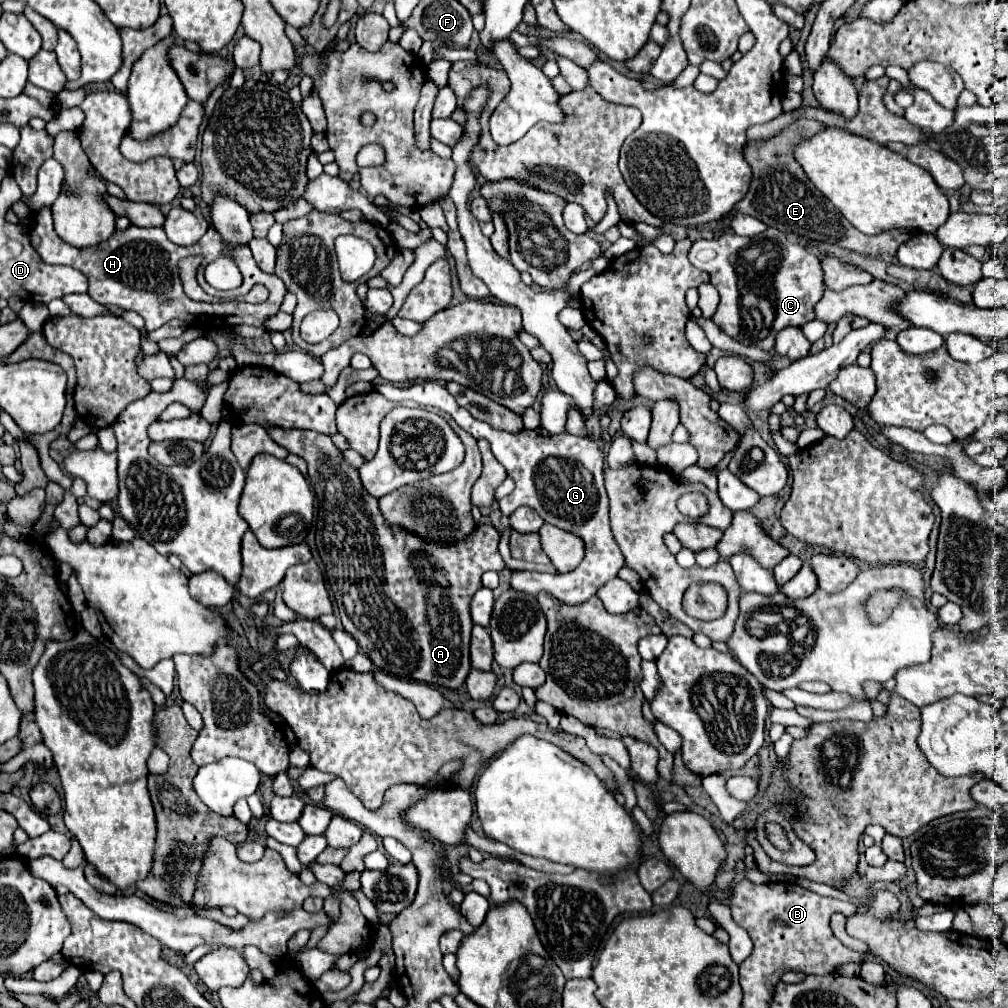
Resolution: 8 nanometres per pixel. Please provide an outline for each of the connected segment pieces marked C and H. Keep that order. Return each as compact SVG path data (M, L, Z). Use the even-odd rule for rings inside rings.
M768 228L760 236L754 236L754 240L742 238L734 232L724 232L718 238L702 238L692 244L688 258L696 268L710 272L710 282L720 292L720 304L718 304L712 320L730 338L748 340L748 346L756 346L764 352L774 352L774 338L786 326L802 326L802 324L814 320L814 304L824 294L820 260L814 254L810 254L810 250L806 246L790 244L786 234L776 228Z
M44 210L36 216L32 216L32 224L34 230L30 230L30 240L32 246L36 248L36 252L42 256L42 260L46 264L66 264L72 268L78 268L90 282L88 286L88 296L94 298L98 304L116 304L122 306L126 310L134 310L138 312L144 320L146 320L146 330L152 332L156 328L160 328L162 324L166 324L172 318L180 318L192 326L204 326L204 316L210 318L212 324L224 324L224 326L236 326L236 324L252 324L252 326L262 326L262 322L276 314L280 310L282 298L284 298L284 284L278 280L278 276L274 274L266 274L262 272L248 246L234 246L228 248L222 240L220 234L214 228L208 228L208 232L200 238L200 242L196 242L194 246L176 246L168 240L164 228L138 228L138 226L130 226L126 230L116 230L110 240L106 240L104 244L98 244L96 248L74 248L70 244L66 244L64 240L60 240L60 236L54 232L52 228L52 216L50 210ZM220 252L228 252L228 256L242 256L242 276L250 278L252 284L260 282L270 290L270 296L266 302L262 304L248 304L248 302L240 302L240 300L224 300L224 302L194 302L192 298L188 298L182 290L180 278L178 278L178 260L184 256L194 256L200 254L204 256L202 268L216 260L220 256ZM164 298L172 298L172 304L162 304Z

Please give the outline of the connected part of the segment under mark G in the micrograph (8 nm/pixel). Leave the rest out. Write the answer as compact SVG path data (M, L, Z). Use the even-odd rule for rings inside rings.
M422 382L408 388L398 388L392 384L384 384L376 388L392 402L414 400L422 406L434 406L446 414L450 414L460 428L470 432L476 440L486 438L492 446L496 460L506 468L508 476L514 480L516 488L512 494L498 500L500 512L510 516L518 506L534 508L548 524L554 524L562 530L568 530L584 540L585 556L580 566L568 574L540 574L528 570L512 570L510 584L518 592L538 594L542 590L554 594L558 600L566 604L580 604L594 596L600 586L618 576L618 570L624 566L624 556L614 540L610 518L608 518L608 496L604 488L604 454L598 444L590 438L564 434L548 434L544 428L522 430L518 434L508 434L494 430L490 424L472 418L464 408L460 408L454 396L436 382Z

